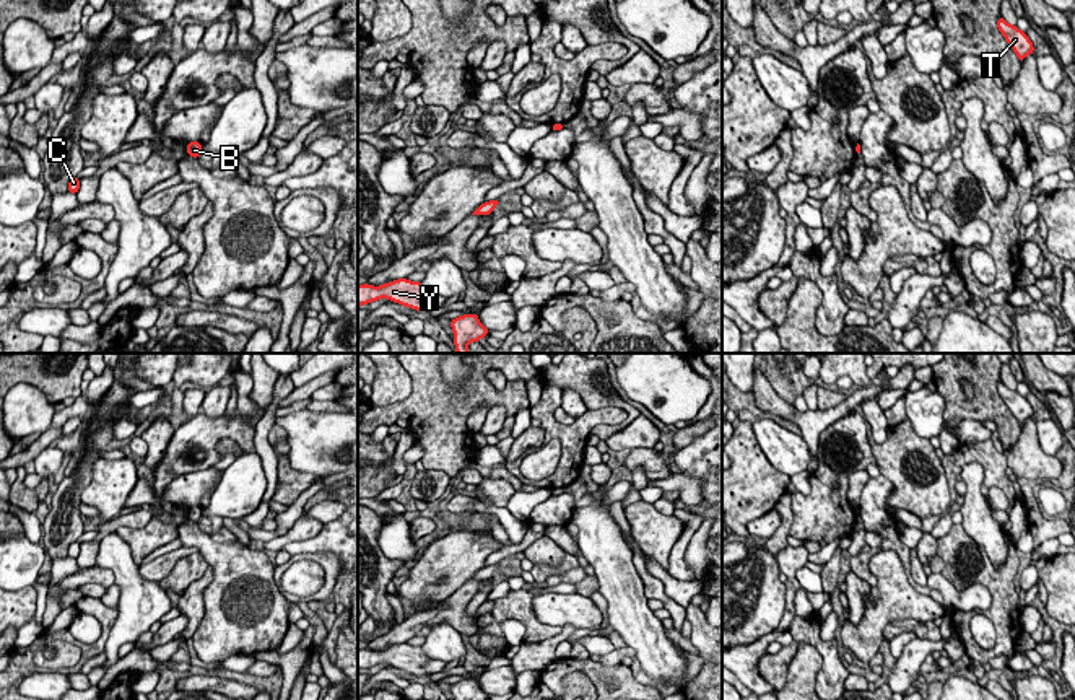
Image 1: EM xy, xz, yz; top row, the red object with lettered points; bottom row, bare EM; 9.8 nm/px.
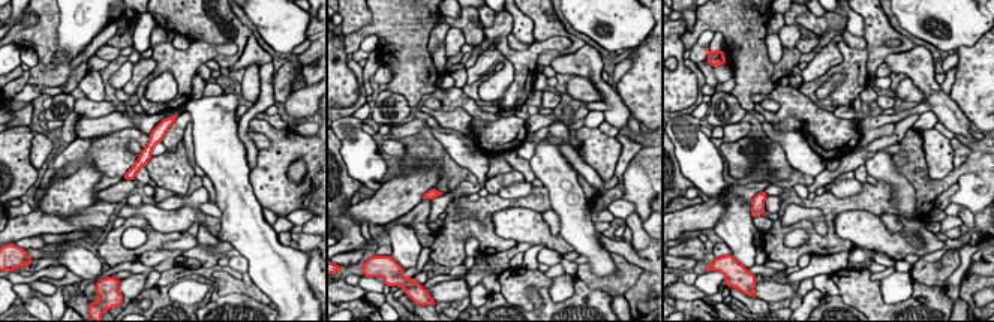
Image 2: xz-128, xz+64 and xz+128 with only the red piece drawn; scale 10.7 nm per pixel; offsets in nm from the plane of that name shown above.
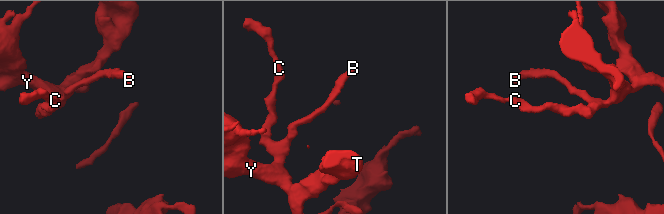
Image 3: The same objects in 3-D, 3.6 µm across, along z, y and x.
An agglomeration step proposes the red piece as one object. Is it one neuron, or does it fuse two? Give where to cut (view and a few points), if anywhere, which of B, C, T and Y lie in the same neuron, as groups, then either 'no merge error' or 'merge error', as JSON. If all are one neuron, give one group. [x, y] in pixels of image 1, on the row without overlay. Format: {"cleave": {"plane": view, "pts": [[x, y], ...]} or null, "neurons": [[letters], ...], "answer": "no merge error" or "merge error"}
{"cleave": null, "neurons": [["B", "C", "T", "Y"]], "answer": "no merge error"}

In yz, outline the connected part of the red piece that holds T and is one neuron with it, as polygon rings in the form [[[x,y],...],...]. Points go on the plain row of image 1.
[[[1002,381],[997,384],[997,392],[1012,410],[1020,427],[1023,427],[1028,418],[1034,418],[1033,407],[1026,397],[1020,396],[1016,391],[1008,389]]]

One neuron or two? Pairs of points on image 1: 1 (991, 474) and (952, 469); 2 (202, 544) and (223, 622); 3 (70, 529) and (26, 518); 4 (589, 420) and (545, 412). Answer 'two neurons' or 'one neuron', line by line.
1: one neuron
2: one neuron
3: two neurons
4: one neuron

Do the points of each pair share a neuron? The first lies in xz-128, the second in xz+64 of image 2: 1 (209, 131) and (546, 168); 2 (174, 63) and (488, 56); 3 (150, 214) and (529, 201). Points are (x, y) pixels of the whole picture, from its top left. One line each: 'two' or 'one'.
1: one
2: two
3: two

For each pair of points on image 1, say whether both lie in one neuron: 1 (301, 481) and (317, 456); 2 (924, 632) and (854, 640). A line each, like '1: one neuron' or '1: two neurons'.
1: two neurons
2: two neurons

